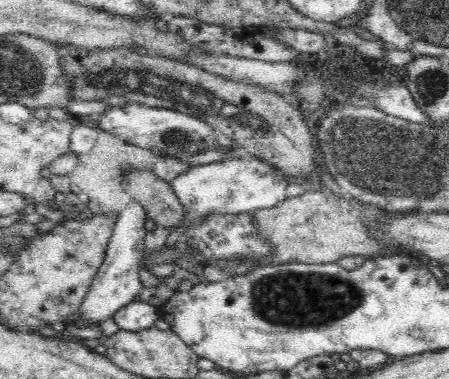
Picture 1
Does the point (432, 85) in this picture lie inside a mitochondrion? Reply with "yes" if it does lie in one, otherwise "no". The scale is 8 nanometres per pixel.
yes

